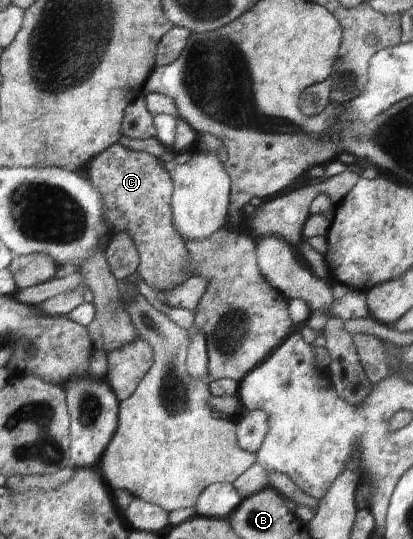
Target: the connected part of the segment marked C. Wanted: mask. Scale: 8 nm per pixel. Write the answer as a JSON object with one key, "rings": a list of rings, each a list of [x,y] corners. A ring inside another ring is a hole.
{"rings":[[[118,143],[97,155],[84,169],[92,187],[98,189],[104,199],[110,229],[113,233],[124,231],[134,240],[140,256],[136,272],[148,287],[164,292],[182,283],[186,279],[189,251],[170,221],[173,181],[168,171],[158,165],[153,155],[132,151]]]}

